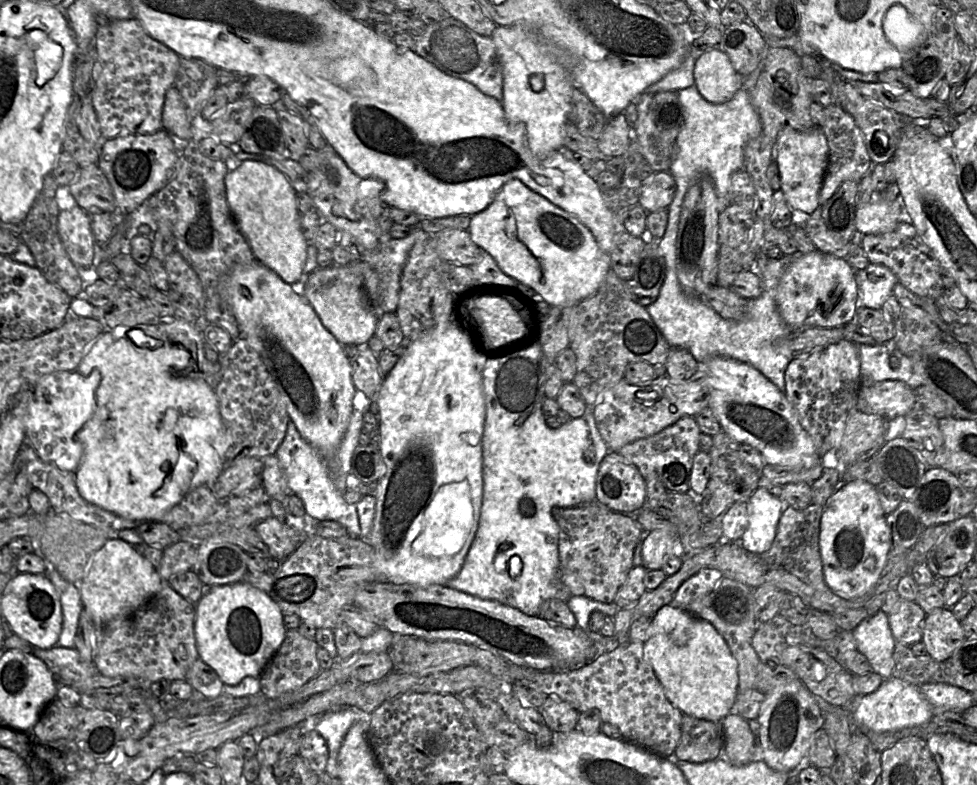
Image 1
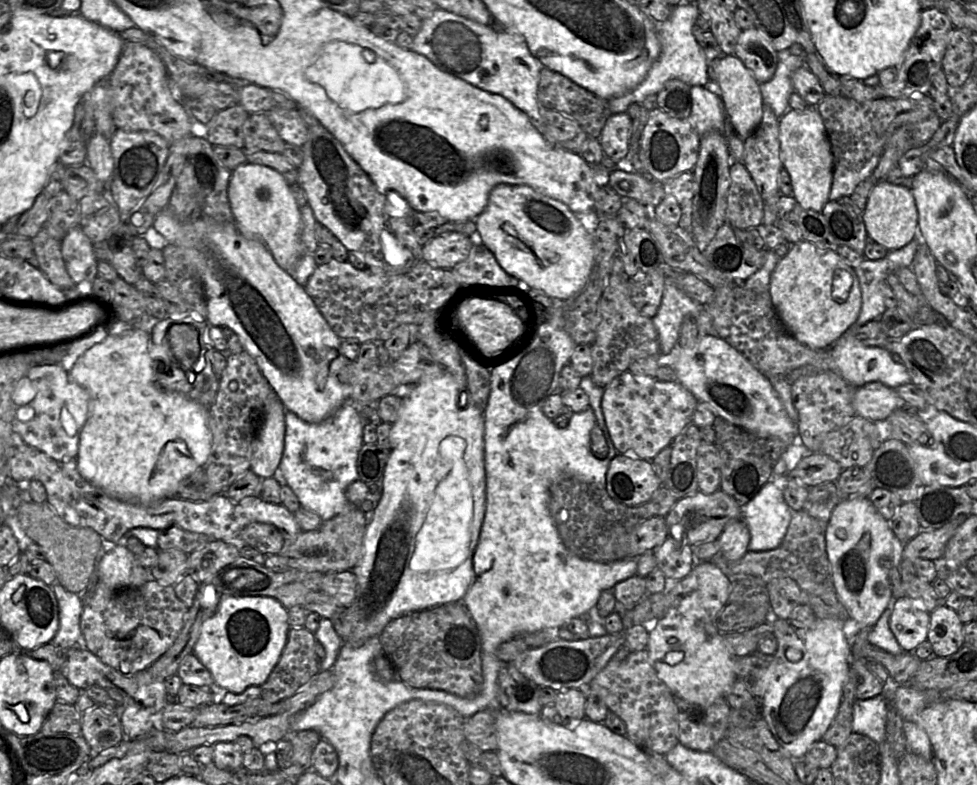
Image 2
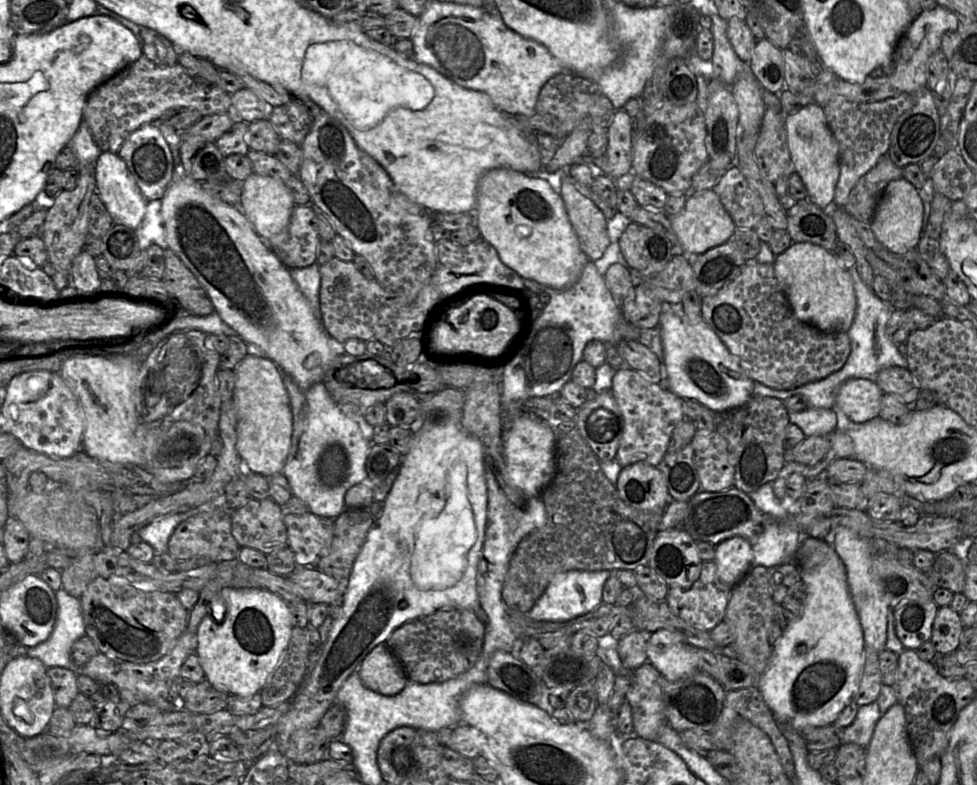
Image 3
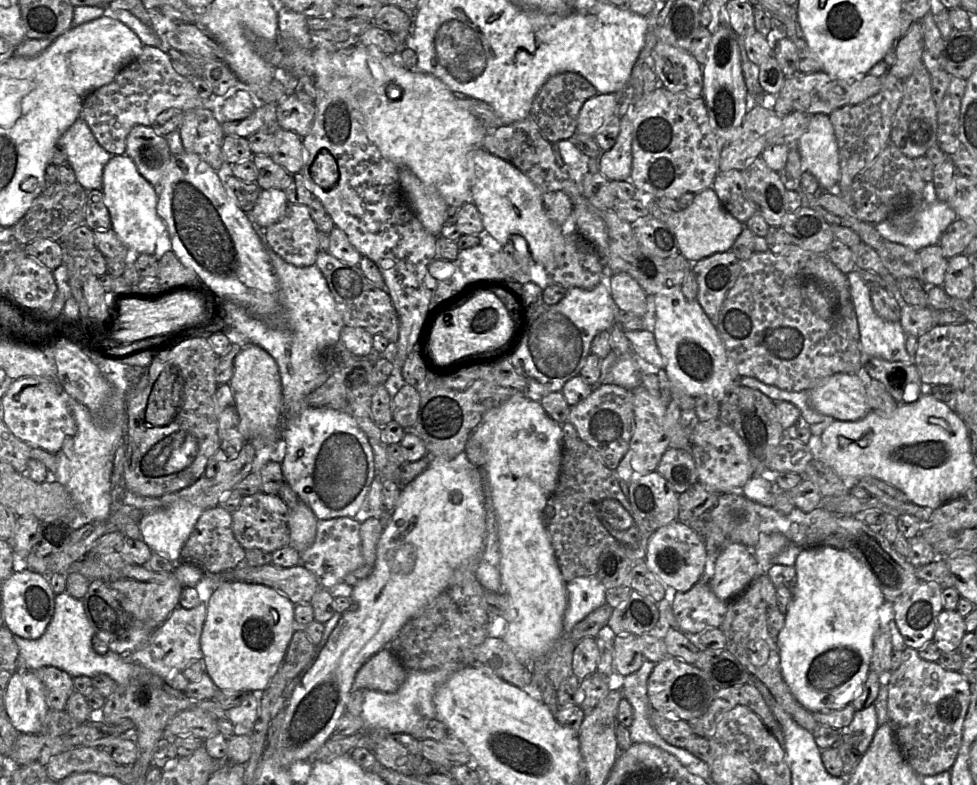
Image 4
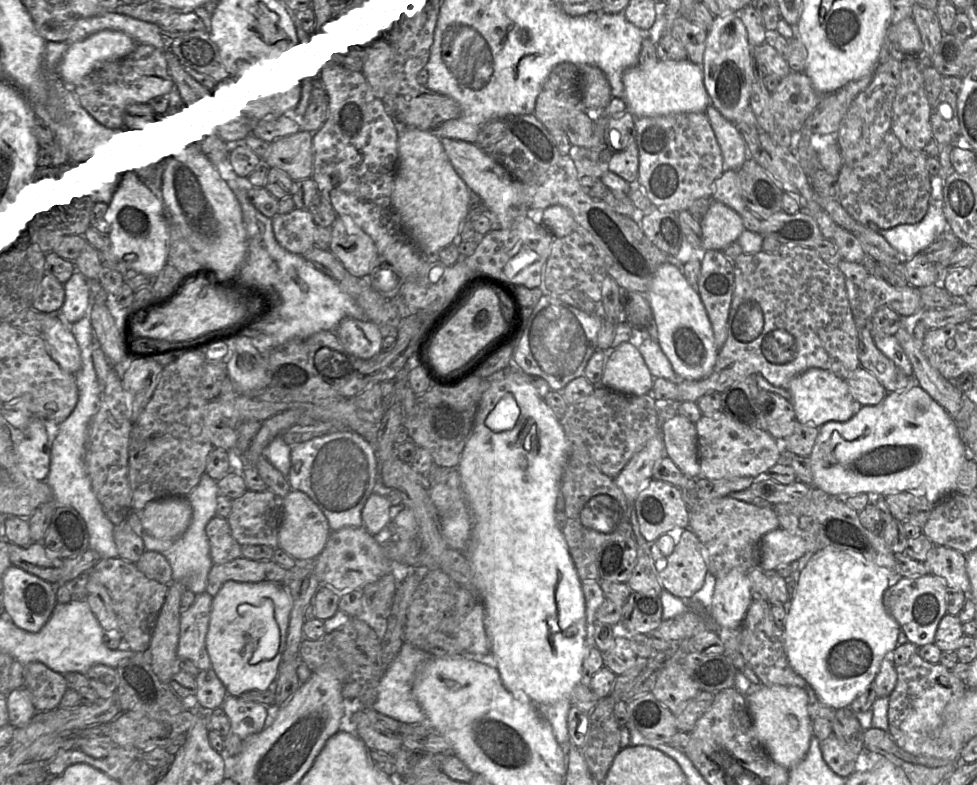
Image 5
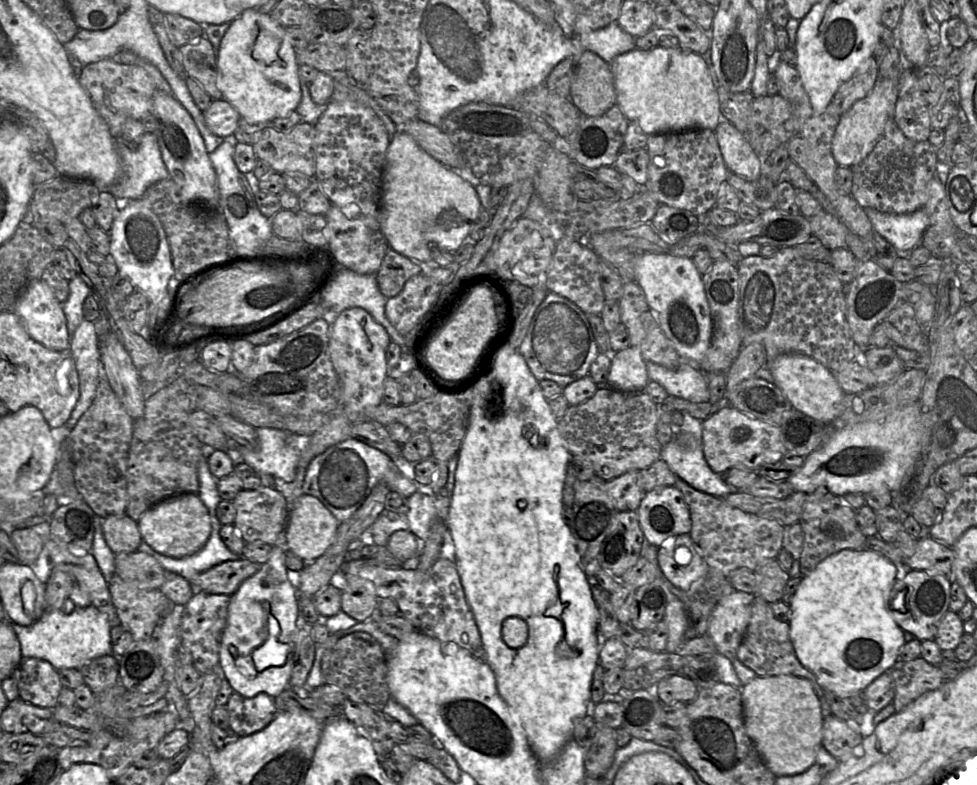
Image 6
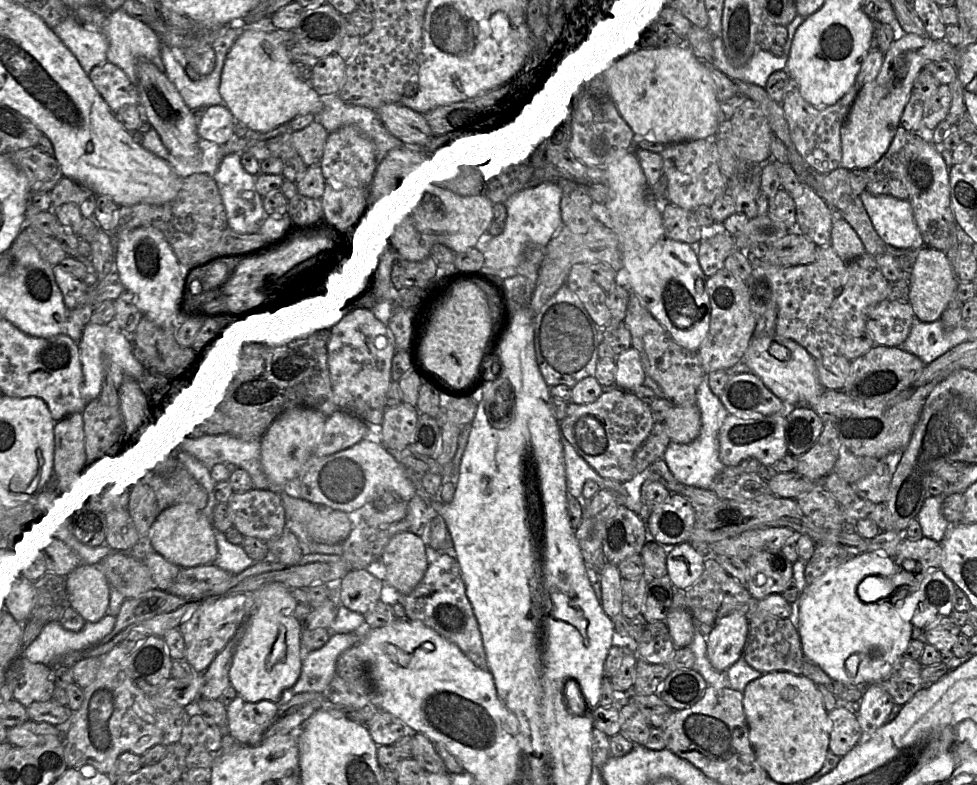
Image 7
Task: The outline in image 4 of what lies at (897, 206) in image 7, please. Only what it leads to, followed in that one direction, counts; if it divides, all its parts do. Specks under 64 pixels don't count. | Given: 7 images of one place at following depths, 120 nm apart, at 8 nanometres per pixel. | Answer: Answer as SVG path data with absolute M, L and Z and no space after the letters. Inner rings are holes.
M947 202L906 207L890 219L875 225L883 237L894 243L919 251L939 244L946 229L957 219L957 214Z

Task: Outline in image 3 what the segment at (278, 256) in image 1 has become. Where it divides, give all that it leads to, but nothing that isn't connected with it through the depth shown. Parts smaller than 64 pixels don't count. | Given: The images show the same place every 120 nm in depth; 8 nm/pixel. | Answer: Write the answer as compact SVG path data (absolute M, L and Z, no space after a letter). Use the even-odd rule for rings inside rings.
M253 172L242 182L239 207L268 241L288 226L295 202L281 180Z

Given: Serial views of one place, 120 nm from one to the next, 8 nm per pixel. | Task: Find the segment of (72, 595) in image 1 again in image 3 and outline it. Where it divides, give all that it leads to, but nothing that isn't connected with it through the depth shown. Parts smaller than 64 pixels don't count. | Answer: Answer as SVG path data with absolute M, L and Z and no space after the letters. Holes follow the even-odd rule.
M60 588L55 592L56 618L50 636L33 647L27 647L27 655L38 658L47 668L59 666L76 671L79 674L81 667L77 667L71 657L71 648L76 640L86 635L85 623L80 597L75 597Z

